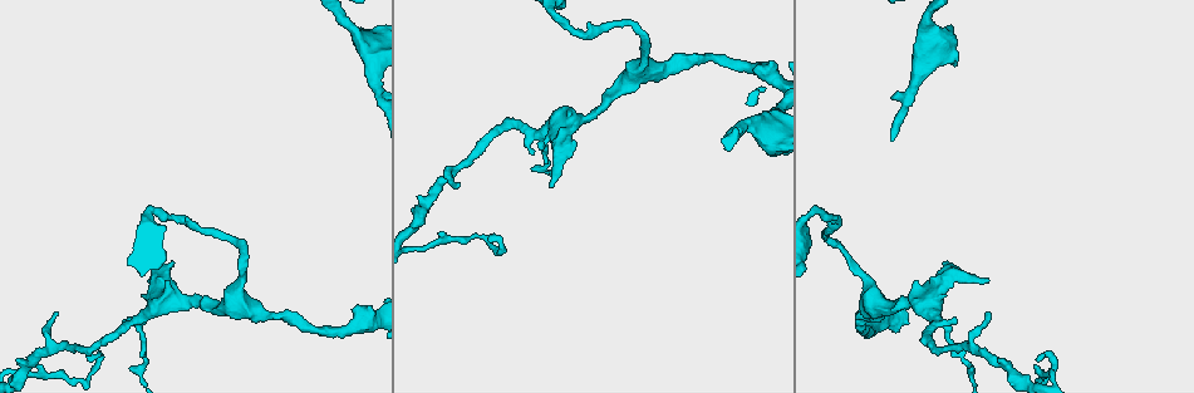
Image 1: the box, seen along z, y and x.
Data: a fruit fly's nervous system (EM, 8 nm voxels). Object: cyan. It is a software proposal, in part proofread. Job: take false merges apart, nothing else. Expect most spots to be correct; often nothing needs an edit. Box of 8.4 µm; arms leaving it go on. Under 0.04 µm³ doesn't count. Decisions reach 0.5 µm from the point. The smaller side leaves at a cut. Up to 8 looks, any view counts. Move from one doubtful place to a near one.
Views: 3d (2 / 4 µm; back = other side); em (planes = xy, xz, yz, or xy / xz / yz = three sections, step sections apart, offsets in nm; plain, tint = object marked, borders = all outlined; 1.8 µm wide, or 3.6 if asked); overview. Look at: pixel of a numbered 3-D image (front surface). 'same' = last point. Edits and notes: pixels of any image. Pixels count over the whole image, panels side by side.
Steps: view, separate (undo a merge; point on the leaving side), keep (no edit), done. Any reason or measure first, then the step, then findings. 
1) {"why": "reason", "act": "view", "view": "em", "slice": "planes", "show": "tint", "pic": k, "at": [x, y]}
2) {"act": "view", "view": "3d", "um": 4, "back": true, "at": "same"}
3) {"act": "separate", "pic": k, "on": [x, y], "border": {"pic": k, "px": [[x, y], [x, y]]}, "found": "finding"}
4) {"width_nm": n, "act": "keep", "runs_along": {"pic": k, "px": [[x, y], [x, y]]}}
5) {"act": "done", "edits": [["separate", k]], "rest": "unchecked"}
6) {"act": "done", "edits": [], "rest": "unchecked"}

{"why": "three arms meet", "act": "view", "view": "em", "slice": "planes", "show": "tint", "pic": 1, "at": [137, 330]}

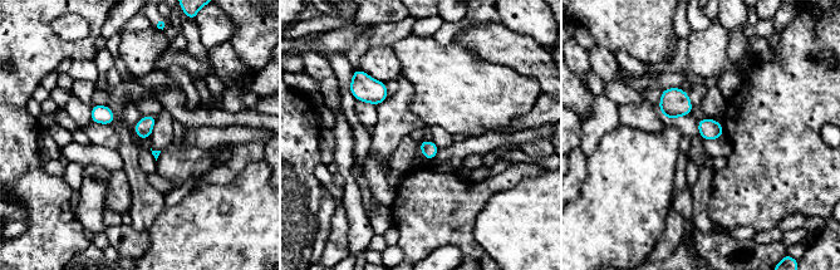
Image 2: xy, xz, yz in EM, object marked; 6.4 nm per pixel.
{"act": "keep", "found": "continuous, no second cell"}

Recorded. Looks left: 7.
{"why": "calibre changes", "act": "view", "view": "3d", "um": 4, "pic": 1, "at": [765, 131]}

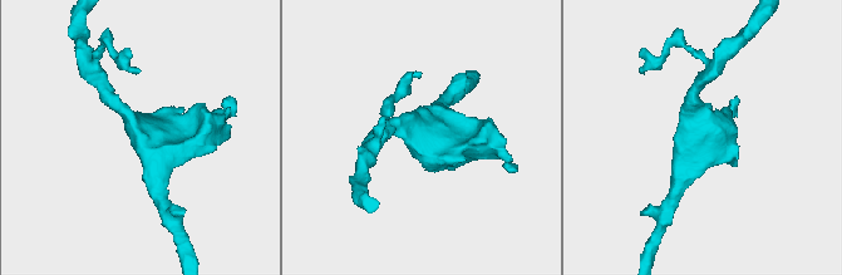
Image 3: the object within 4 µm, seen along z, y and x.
{"act": "view", "view": "em", "um": 3.6, "slice": "planes", "show": "tint", "pic": 3, "at": [142, 132]}

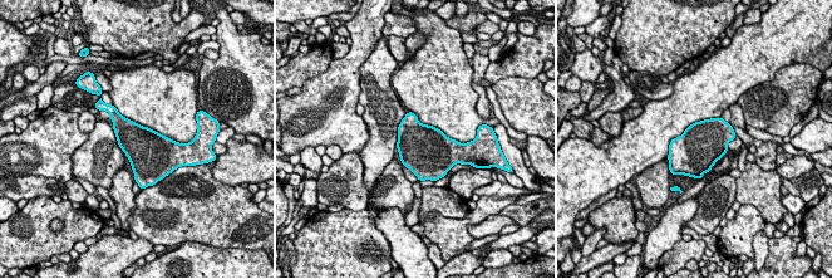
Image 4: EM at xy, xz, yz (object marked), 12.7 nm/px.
{"width_nm": 480, "act": "keep", "found": "all the same cell"}

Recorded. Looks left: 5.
{"why": "calibre changes", "act": "view", "view": "em", "slice": "yz", "step": 16, "show": "tint", "pic": 1, "at": [265, 316]}

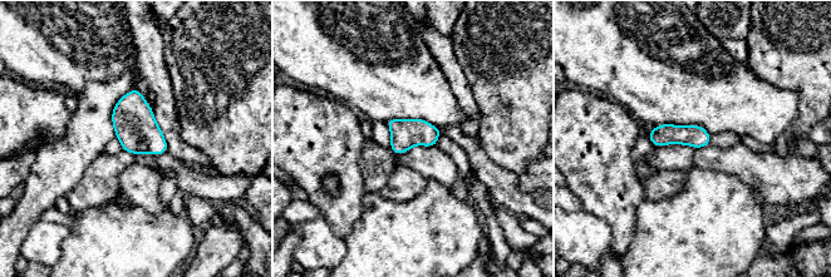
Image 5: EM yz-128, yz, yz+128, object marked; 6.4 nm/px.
{"why": "another direction", "act": "view", "view": "em", "slice": "planes", "show": "borders", "at": "same"}

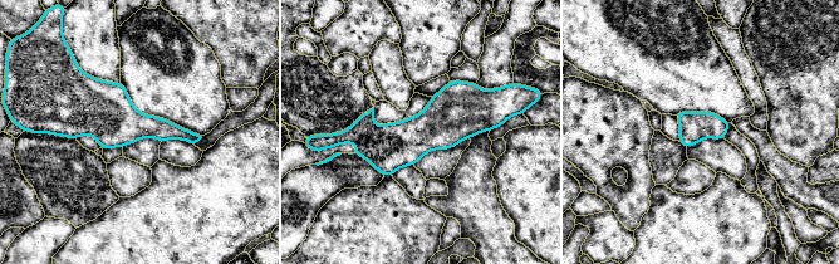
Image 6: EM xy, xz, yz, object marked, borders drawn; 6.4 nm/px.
{"act": "keep", "found": "all the same cell"}

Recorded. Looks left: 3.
{"act": "done", "edits": [], "rest": "unchecked"}

